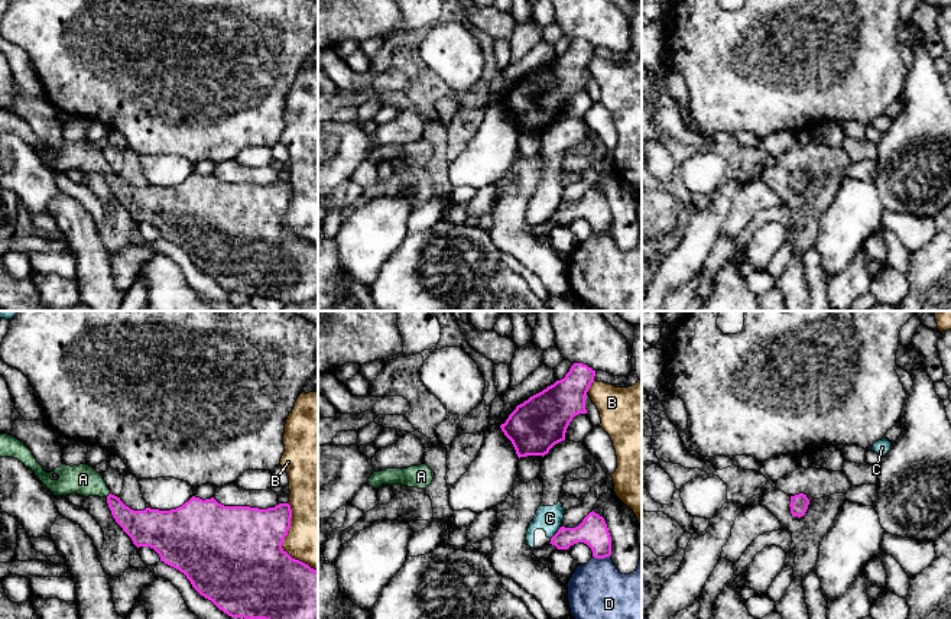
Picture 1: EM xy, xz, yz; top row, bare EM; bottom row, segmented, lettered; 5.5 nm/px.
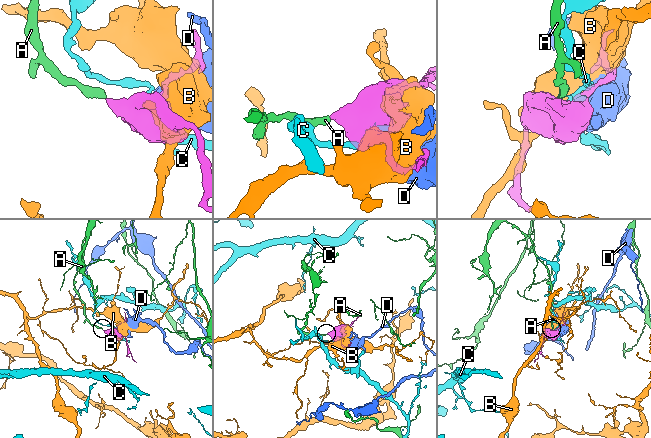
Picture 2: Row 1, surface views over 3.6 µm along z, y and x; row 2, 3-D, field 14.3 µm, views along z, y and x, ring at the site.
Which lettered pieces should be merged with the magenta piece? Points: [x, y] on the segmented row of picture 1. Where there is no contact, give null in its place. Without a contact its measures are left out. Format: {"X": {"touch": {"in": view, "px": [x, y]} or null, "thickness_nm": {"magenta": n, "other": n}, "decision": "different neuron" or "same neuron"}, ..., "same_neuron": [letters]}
{"A": {"touch": {"in": "xy", "px": [109, 495]}, "thickness_nm": {"magenta": 180, "other": 170}, "decision": "same neuron"}, "B": {"touch": {"in": "xy", "px": [282, 543]}, "thickness_nm": {"magenta": 480, "other": 320}, "decision": "different neuron"}, "C": {"touch": {"in": "xz", "px": [557, 532]}, "thickness_nm": {"magenta": 160, "other": 140}, "decision": "different neuron"}, "D": {"touch": {"in": "xz", "px": [601, 557]}, "thickness_nm": {"magenta": 160, "other": 320}, "decision": "different neuron"}, "same_neuron": ["A"]}

